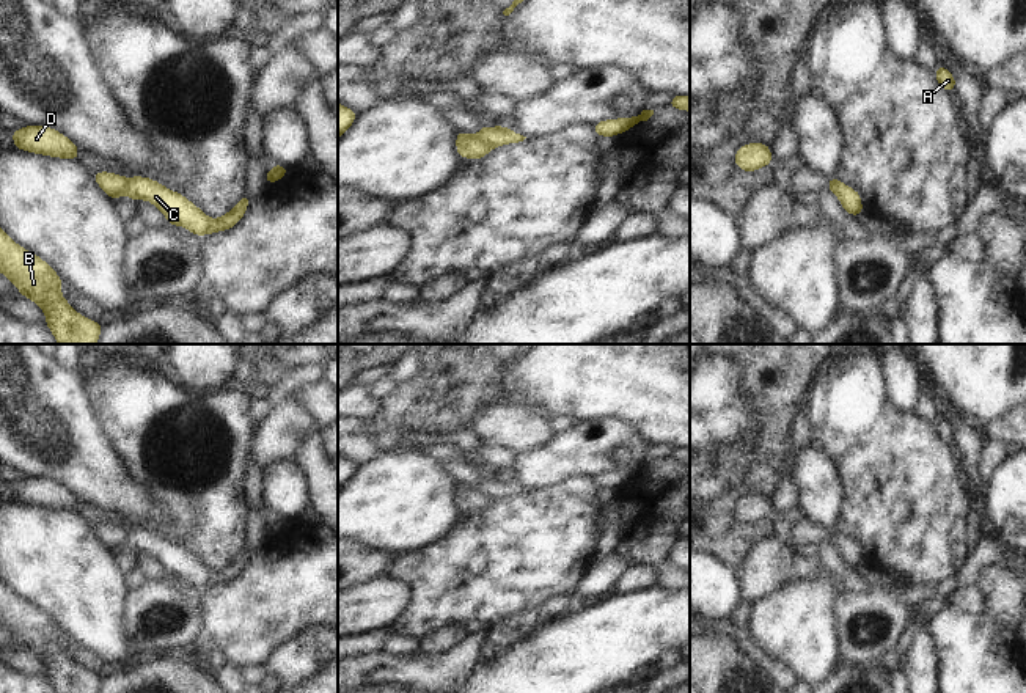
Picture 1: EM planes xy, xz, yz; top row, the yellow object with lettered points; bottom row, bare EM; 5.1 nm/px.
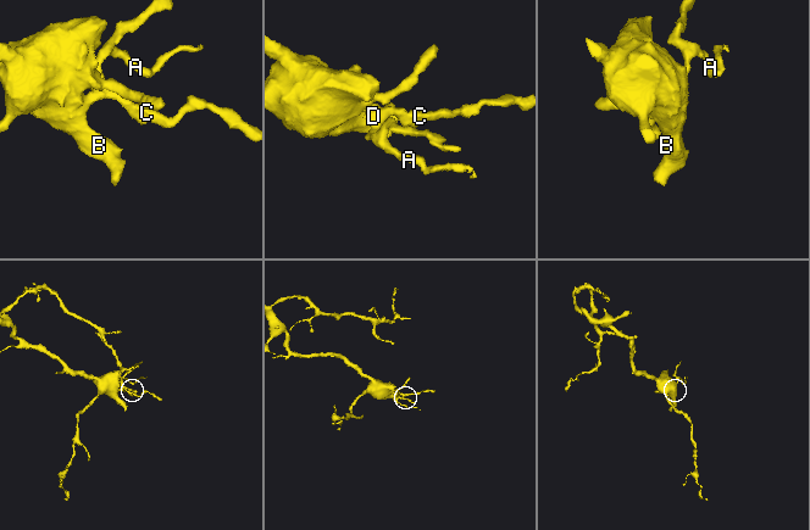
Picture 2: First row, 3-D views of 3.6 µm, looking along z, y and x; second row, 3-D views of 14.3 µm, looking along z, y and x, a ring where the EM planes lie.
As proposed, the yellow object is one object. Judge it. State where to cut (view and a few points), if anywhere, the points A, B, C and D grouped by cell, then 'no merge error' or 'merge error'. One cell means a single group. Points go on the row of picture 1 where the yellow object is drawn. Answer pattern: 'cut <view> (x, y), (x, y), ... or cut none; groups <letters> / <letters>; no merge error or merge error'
cut xz (476, 135), (494, 146); groups A B D / C; merge error

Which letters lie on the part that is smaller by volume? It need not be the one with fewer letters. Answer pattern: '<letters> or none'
C

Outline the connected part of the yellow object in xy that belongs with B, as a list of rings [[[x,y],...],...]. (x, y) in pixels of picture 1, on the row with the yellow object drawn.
[[[0,228],[0,273],[46,314],[46,325],[58,344],[97,344],[102,322],[91,321],[61,295],[66,284],[53,267],[16,244]]]

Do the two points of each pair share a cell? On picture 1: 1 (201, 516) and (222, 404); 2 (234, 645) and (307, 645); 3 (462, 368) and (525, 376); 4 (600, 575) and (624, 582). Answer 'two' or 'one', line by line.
1: one
2: two
3: two
4: two

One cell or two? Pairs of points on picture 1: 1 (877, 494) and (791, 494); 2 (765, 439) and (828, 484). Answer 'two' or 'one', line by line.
1: two
2: two

